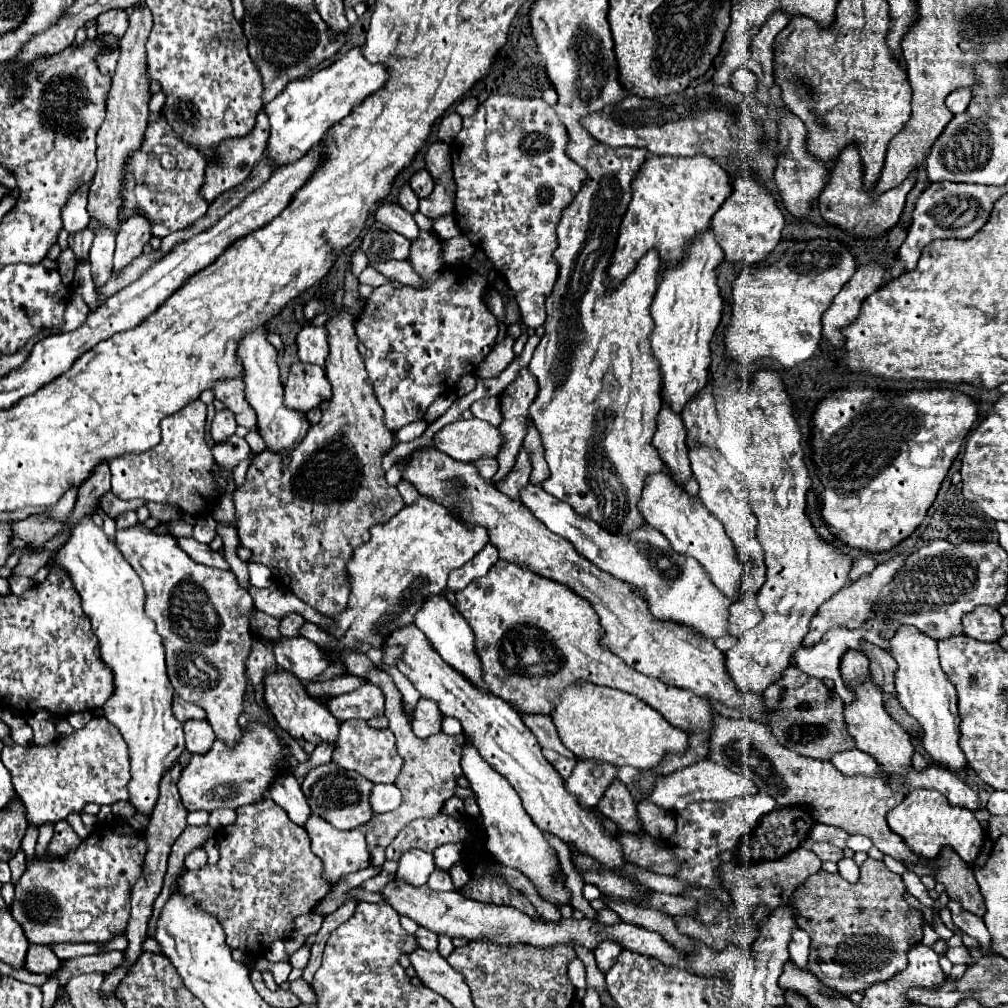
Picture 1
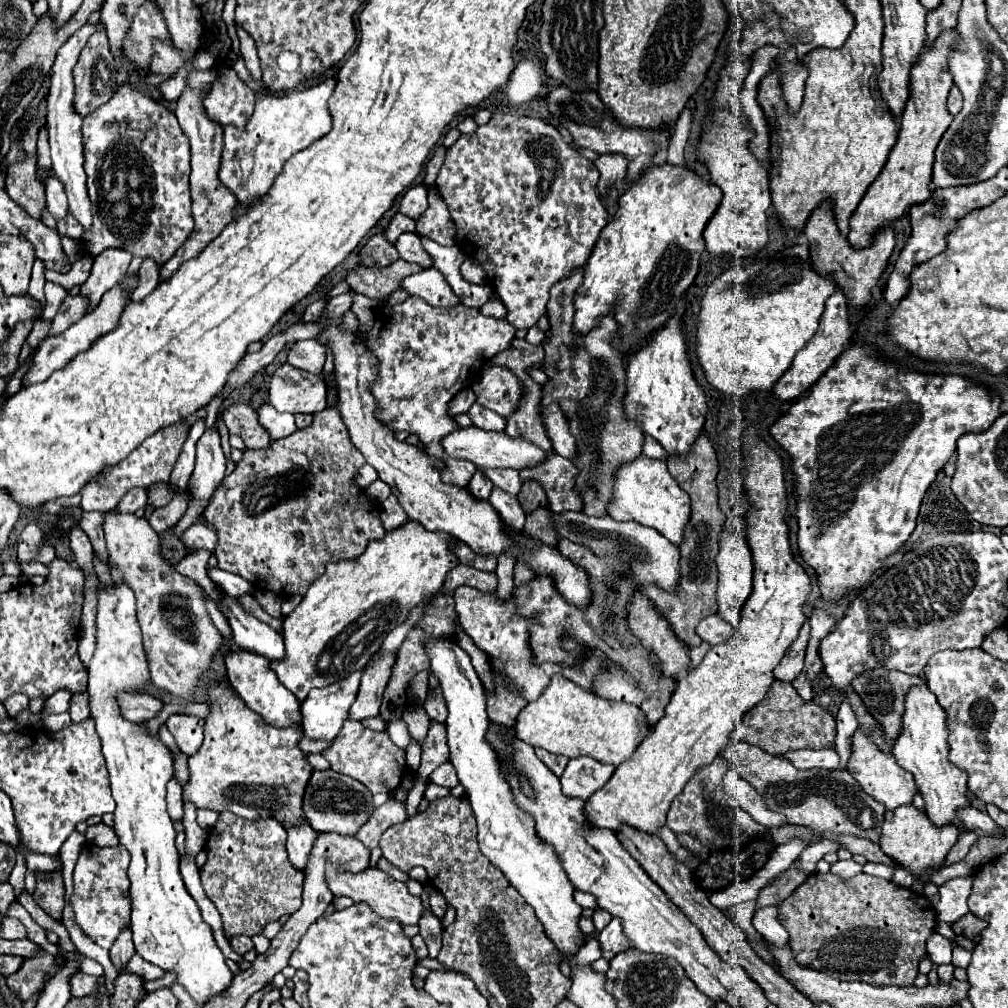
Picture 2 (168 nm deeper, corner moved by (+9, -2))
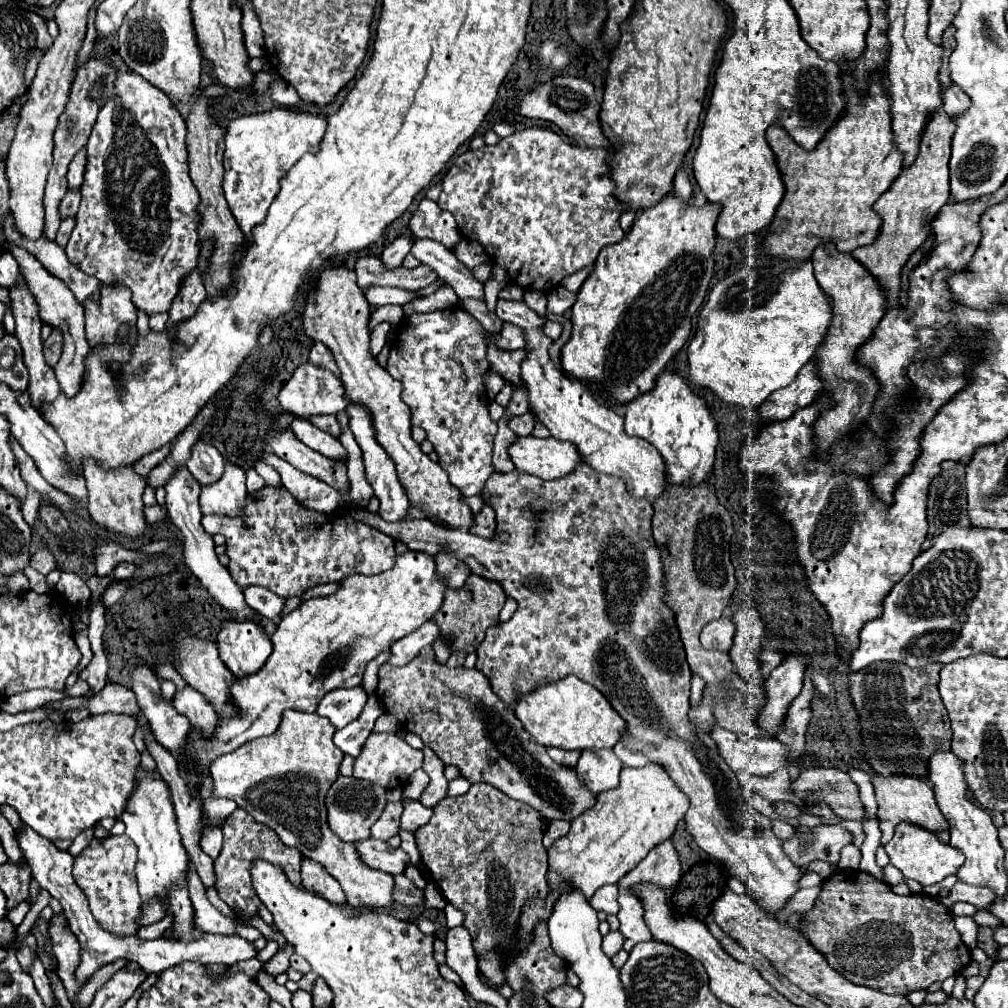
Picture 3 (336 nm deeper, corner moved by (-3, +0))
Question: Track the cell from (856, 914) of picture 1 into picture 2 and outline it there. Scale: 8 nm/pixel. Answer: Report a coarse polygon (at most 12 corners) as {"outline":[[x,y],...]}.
{"outline":[[813,872],[779,904],[793,958],[911,986],[937,916],[865,872]]}

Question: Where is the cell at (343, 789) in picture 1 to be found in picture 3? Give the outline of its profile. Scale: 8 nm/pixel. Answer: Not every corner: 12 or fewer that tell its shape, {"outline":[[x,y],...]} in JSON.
{"outline":[[339,776],[327,792],[329,828],[367,840],[385,788]]}

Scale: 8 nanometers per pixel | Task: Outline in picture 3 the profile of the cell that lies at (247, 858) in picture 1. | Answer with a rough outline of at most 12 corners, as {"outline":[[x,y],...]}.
{"outline":[[237,808],[223,824],[217,892],[257,914],[249,862],[265,858],[301,886],[301,854]]}

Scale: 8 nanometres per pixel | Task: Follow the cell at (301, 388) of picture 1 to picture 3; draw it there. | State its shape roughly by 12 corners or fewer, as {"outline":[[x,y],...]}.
{"outline":[[301,364],[281,388],[293,416],[337,414],[349,406],[341,380]]}

